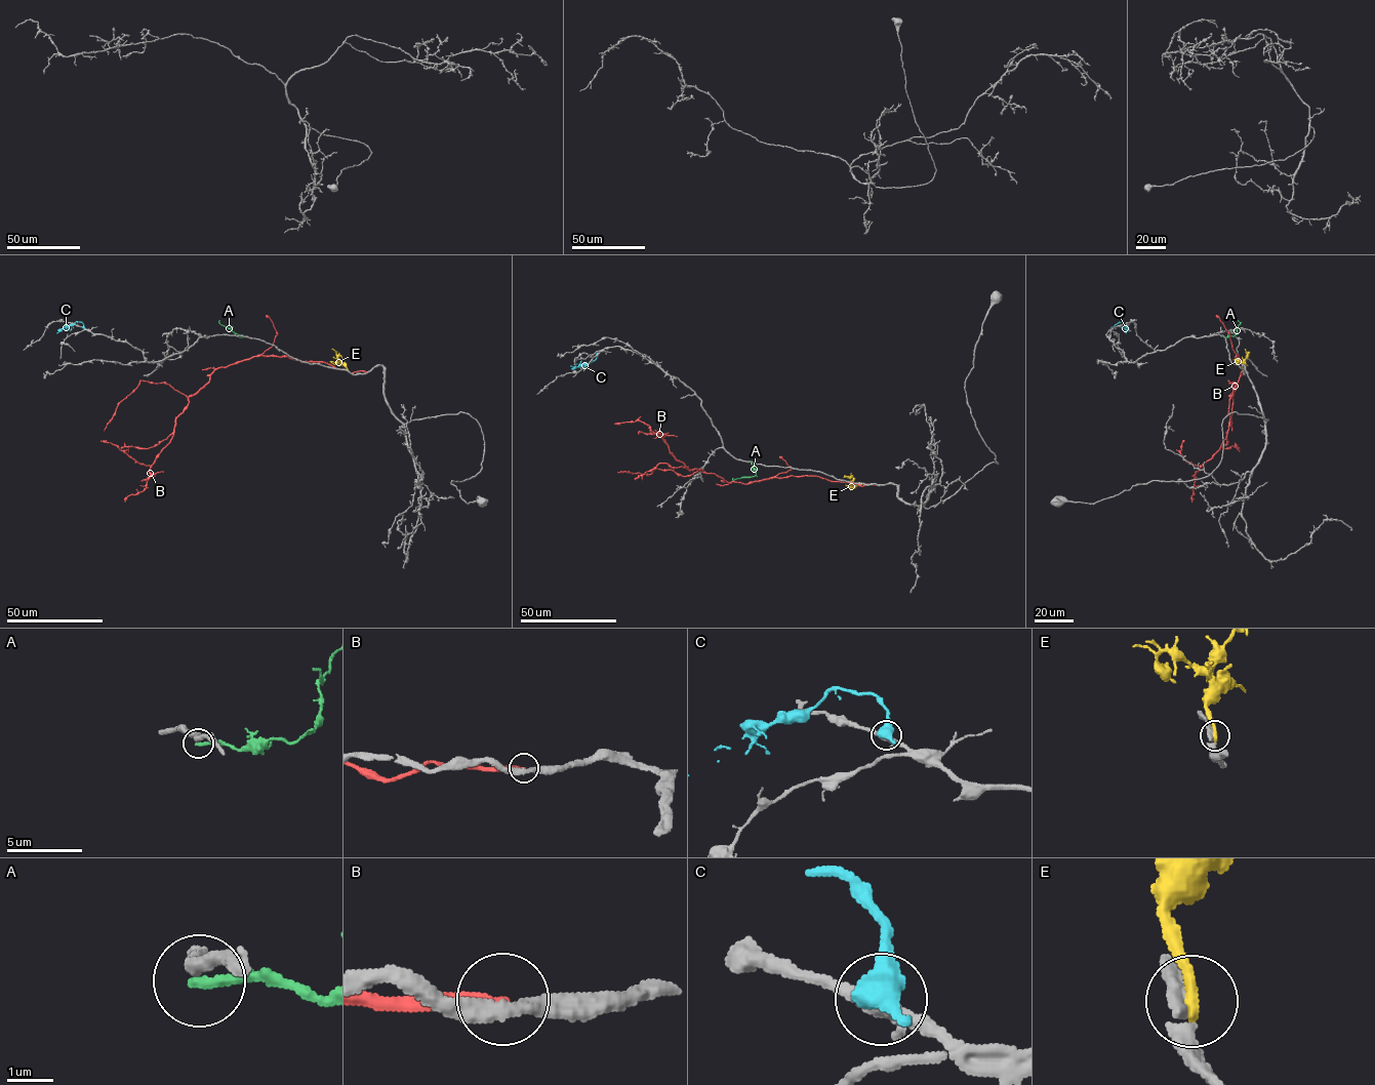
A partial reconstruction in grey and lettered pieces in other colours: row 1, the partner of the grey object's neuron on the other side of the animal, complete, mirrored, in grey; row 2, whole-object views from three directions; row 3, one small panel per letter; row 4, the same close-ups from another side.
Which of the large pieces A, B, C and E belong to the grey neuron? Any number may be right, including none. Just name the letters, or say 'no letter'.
no letter

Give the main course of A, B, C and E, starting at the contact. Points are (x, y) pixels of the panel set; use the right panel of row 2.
A: (1221, 336), (1237, 334), (1240, 323), (1238, 320)
B: (1244, 372), (1235, 356), (1243, 364), (1229, 400), (1226, 438), (1213, 456), (1192, 465), (1180, 453), (1183, 441)
C: (1114, 327), (1122, 321), (1126, 333)
E: (1243, 371), (1243, 360), (1248, 354), (1245, 349)

